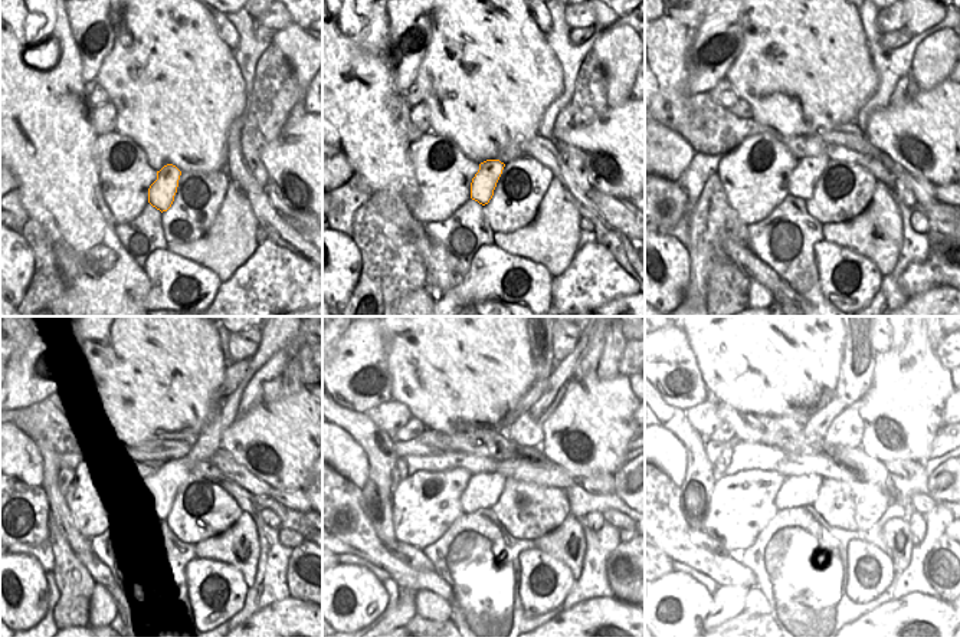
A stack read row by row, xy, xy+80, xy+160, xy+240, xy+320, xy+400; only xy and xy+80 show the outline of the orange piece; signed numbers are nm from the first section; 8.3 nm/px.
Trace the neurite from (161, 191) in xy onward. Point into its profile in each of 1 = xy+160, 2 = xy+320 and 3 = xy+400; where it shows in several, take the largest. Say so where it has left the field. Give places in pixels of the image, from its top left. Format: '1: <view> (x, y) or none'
1: xy+160 (803, 179)
2: xy+320 (482, 491)
3: xy+400 (795, 491)

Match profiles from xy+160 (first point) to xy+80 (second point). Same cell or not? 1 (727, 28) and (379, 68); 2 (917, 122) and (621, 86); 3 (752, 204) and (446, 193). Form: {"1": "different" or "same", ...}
{"1": "different", "2": "different", "3": "same"}

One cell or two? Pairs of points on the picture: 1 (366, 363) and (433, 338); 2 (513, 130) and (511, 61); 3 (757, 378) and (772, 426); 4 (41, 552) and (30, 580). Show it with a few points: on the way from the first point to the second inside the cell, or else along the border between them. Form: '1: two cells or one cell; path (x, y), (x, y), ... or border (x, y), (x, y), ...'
1: two cells; border (380, 331), (385, 340), (385, 361), (392, 388)
2: one cell; path (513, 112), (514, 78)
3: two cells; border (800, 406), (756, 416)
4: two cells; border (15, 552), (33, 555), (45, 573)

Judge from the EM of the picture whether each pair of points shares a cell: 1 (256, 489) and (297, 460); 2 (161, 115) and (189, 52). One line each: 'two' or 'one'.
1: two
2: one

